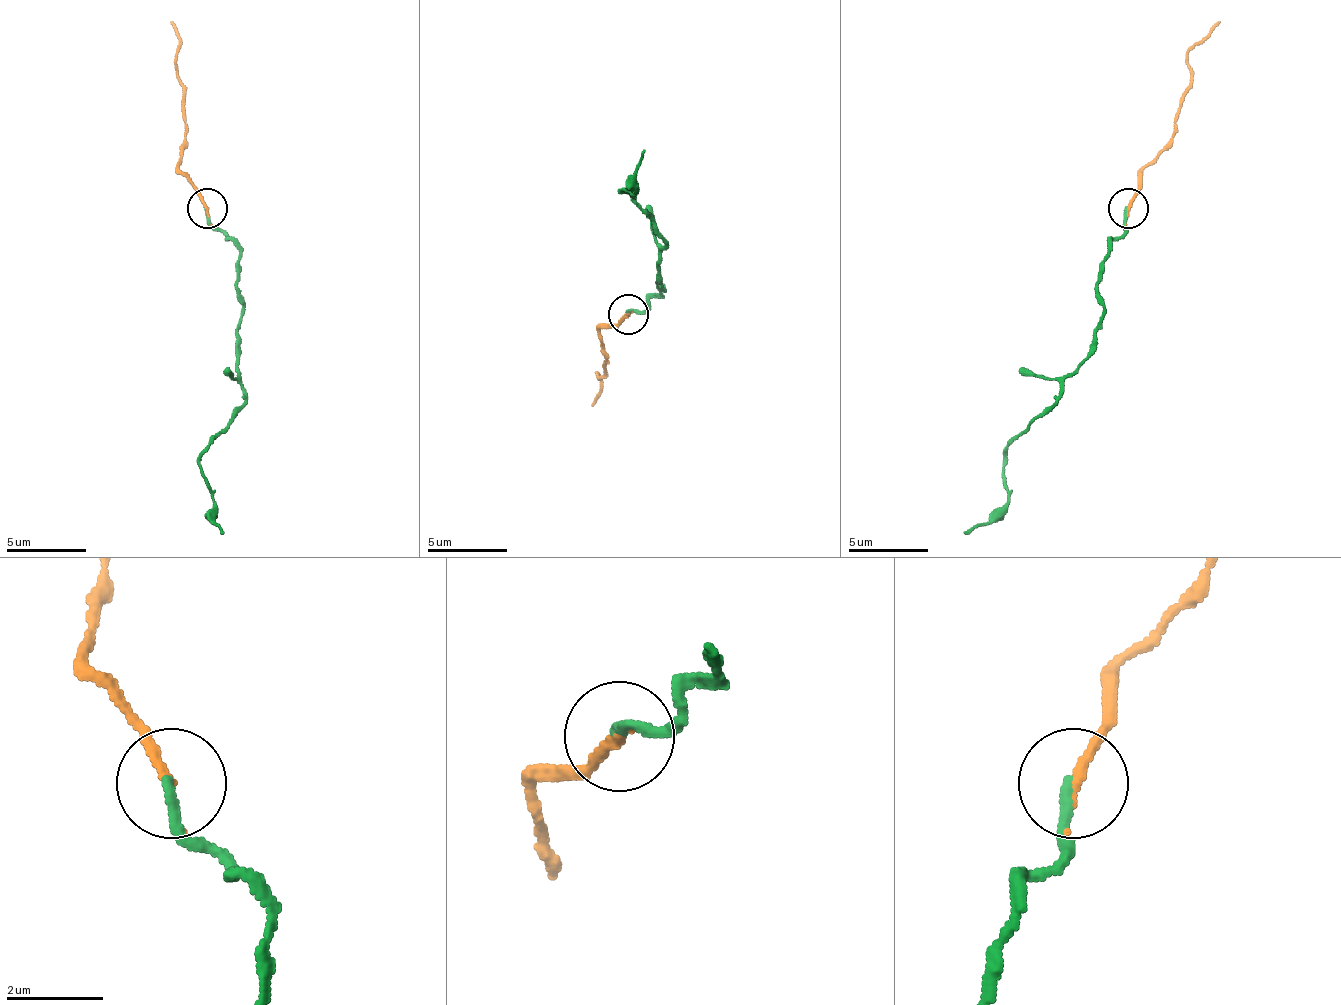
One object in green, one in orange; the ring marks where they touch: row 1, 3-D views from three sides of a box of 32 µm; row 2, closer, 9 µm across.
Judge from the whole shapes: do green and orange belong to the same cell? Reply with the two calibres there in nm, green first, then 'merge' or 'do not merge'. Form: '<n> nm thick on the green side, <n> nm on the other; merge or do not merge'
220 nm thick on the green side, 190 nm on the other; merge

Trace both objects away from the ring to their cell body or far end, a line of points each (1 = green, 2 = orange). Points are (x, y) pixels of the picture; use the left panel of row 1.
1: (206, 207), (210, 223), (238, 251), (242, 308), (238, 348), (242, 408), (202, 456), (202, 476), (222, 532)
2: (206, 207), (178, 167), (186, 135), (178, 83), (178, 55), (170, 23)

